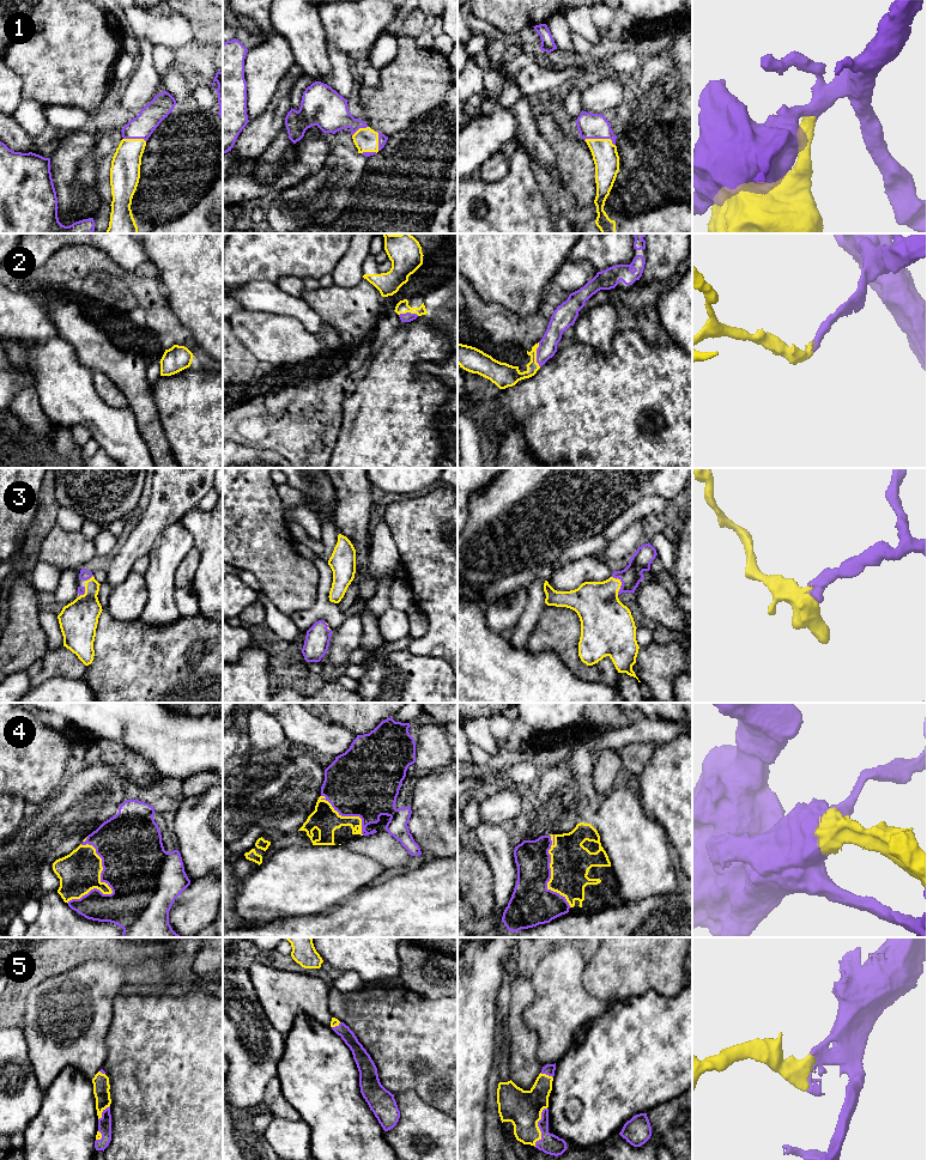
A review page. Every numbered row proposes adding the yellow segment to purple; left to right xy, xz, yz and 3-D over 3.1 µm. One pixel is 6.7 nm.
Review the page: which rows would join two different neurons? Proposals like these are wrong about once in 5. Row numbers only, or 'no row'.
4

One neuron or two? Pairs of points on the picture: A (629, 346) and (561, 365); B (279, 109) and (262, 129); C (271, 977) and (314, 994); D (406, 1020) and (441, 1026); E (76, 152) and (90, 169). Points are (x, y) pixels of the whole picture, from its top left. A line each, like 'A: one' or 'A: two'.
A: one
B: one
C: one
D: one
E: two

